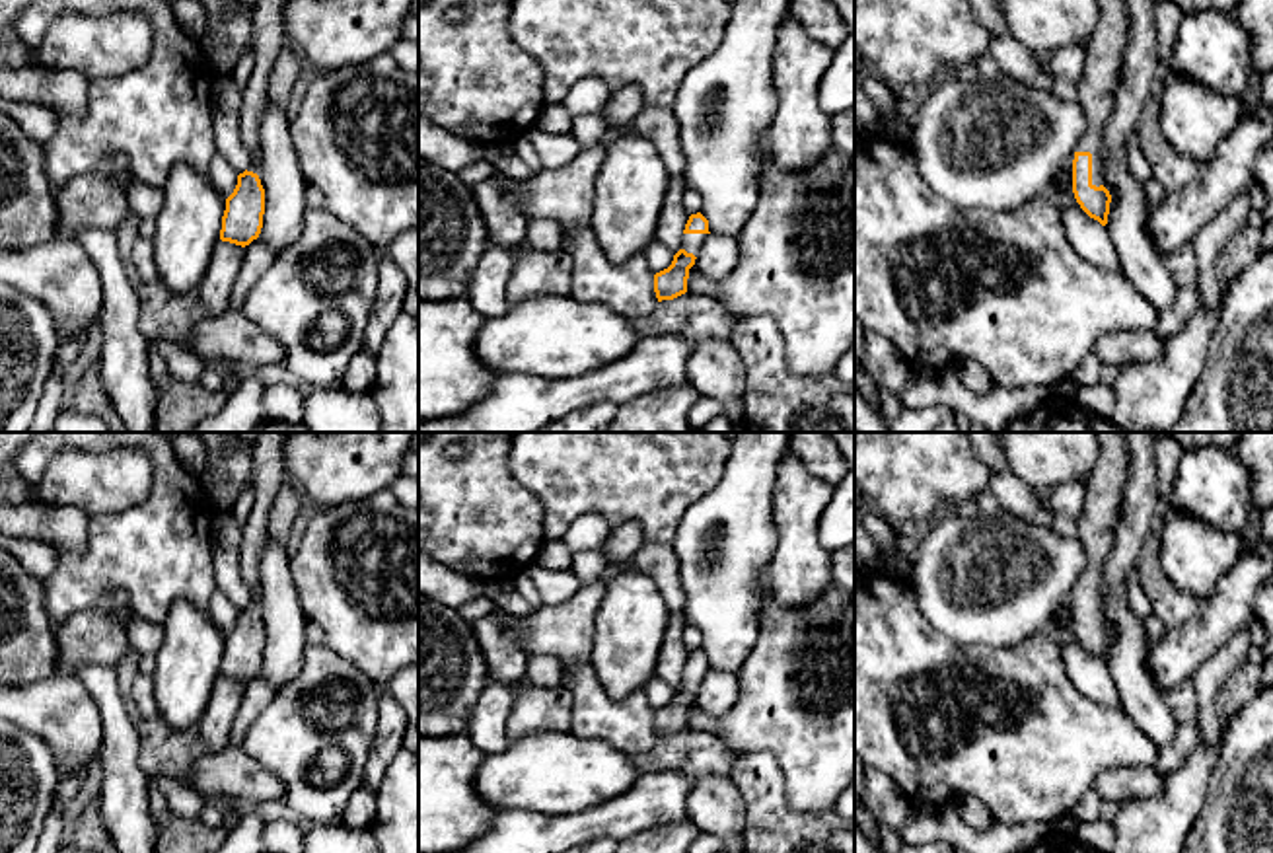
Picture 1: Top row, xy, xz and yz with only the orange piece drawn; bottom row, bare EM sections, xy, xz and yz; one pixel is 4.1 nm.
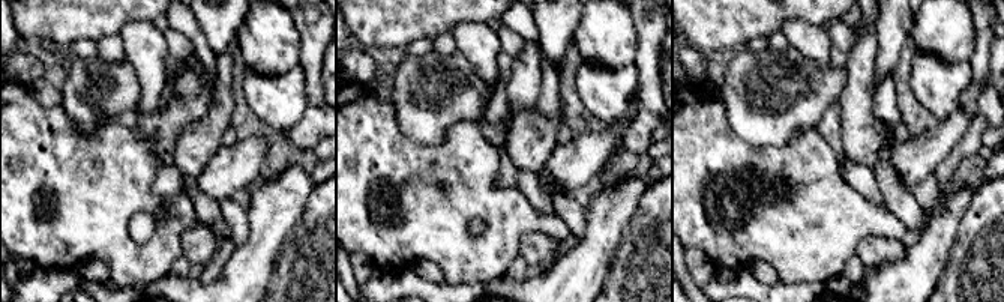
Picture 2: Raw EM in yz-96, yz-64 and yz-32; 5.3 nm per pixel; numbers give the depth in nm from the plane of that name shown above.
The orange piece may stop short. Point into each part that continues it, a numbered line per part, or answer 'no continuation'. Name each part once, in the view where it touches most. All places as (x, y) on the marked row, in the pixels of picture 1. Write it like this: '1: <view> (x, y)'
1: yz (1096, 90)

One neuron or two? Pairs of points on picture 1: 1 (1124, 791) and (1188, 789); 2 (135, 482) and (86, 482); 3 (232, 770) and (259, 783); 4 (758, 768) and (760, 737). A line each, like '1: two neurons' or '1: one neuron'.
1: two neurons
2: one neuron
3: one neuron
4: two neurons

